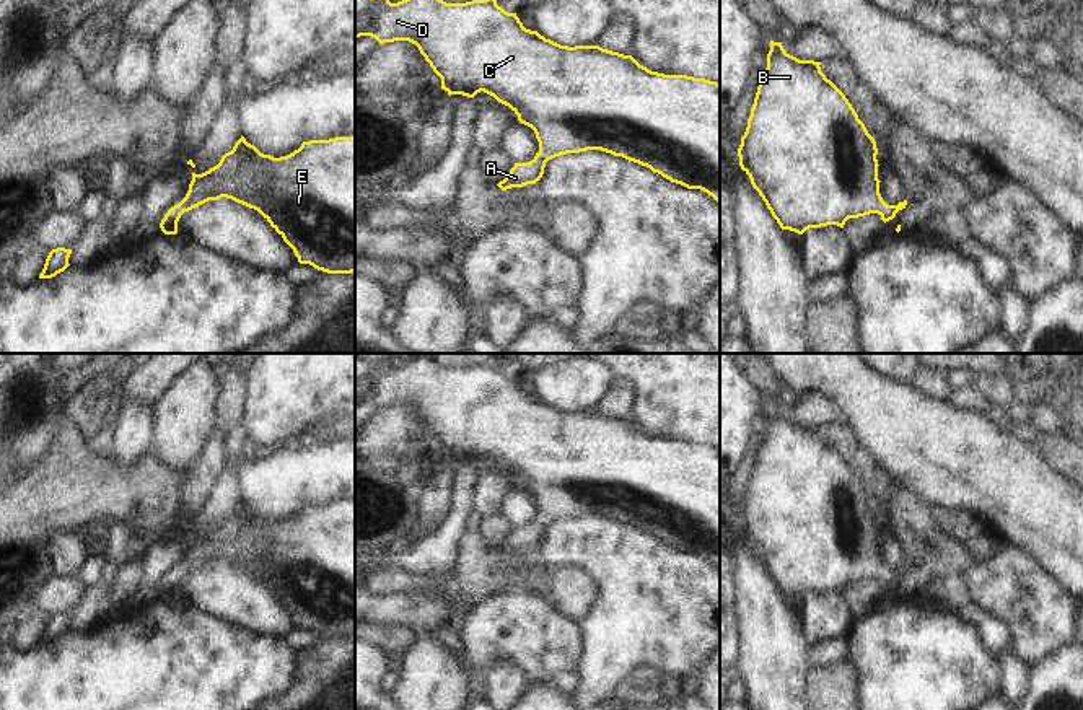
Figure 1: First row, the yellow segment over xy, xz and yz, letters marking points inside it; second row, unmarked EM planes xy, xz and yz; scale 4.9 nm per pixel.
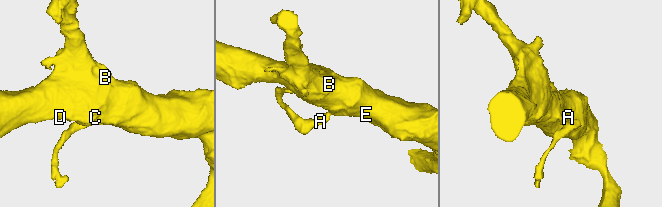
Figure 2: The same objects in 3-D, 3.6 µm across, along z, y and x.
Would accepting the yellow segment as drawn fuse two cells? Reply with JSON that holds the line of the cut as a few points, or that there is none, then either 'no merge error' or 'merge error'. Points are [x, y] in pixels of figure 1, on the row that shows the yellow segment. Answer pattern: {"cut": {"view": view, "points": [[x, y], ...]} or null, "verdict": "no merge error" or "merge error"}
{"cut": null, "verdict": "no merge error"}

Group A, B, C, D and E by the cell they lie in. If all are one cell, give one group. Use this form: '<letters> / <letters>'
A B C D E

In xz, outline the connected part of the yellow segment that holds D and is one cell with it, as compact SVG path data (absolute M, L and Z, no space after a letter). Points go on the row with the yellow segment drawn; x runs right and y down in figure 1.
M355 0L355 37L360 36L371 36L379 44L415 44L449 96L474 98L484 91L534 130L539 151L529 163L515 163L497 184L502 191L536 184L546 163L555 156L601 150L687 189L700 189L720 204L717 81L651 72L632 55L599 46L560 46L526 29L516 13L505 11L497 0Z

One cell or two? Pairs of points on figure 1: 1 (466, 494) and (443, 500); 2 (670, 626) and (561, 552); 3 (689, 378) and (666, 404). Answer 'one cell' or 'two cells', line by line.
1: two cells
2: one cell
3: one cell

